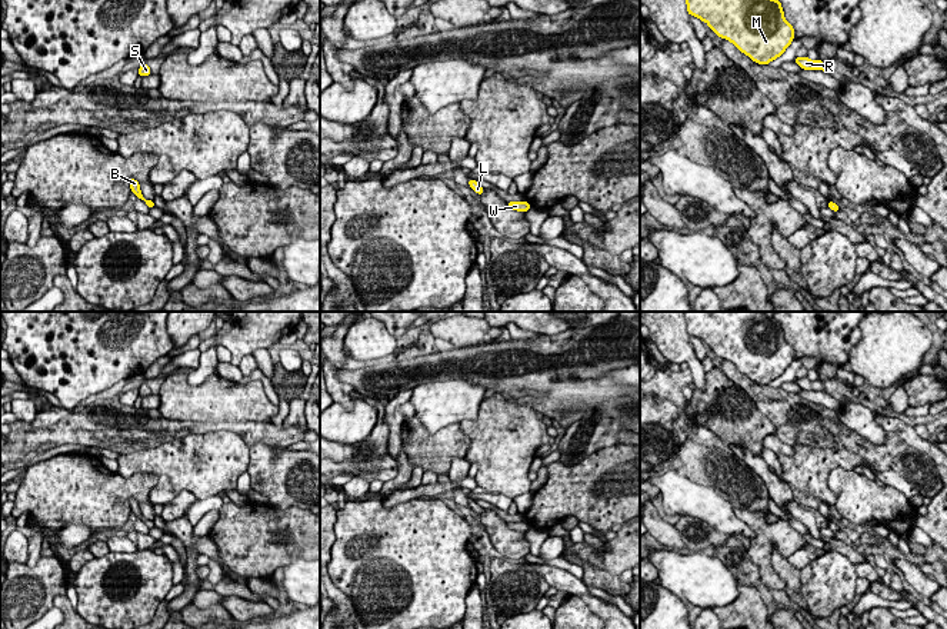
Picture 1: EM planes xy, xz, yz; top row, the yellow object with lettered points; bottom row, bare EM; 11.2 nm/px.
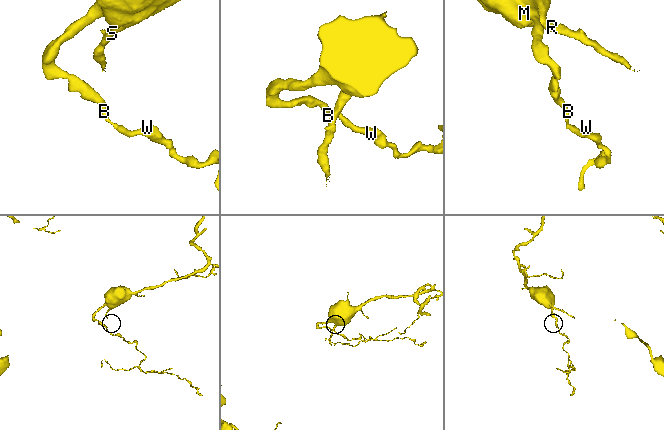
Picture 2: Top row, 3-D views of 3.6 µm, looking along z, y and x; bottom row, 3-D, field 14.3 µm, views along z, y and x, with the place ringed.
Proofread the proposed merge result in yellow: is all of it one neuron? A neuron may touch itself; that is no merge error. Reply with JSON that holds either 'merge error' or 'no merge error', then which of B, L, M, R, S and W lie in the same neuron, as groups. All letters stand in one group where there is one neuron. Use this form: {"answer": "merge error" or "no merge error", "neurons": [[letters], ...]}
{"answer": "no merge error", "neurons": [["B", "L", "M", "R", "S", "W"]]}

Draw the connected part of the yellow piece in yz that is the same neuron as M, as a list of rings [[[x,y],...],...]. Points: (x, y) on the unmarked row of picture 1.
[[[683,312],[690,336],[706,342],[718,357],[731,362],[753,382],[764,386],[780,377],[794,360],[794,349],[784,339],[781,323],[768,319],[764,312]]]

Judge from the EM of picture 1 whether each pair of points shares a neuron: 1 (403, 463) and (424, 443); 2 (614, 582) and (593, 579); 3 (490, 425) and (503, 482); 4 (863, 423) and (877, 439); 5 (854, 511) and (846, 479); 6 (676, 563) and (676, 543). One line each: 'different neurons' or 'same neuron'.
1: different neurons
2: same neuron
3: same neuron
4: same neuron
5: same neuron
6: different neurons

